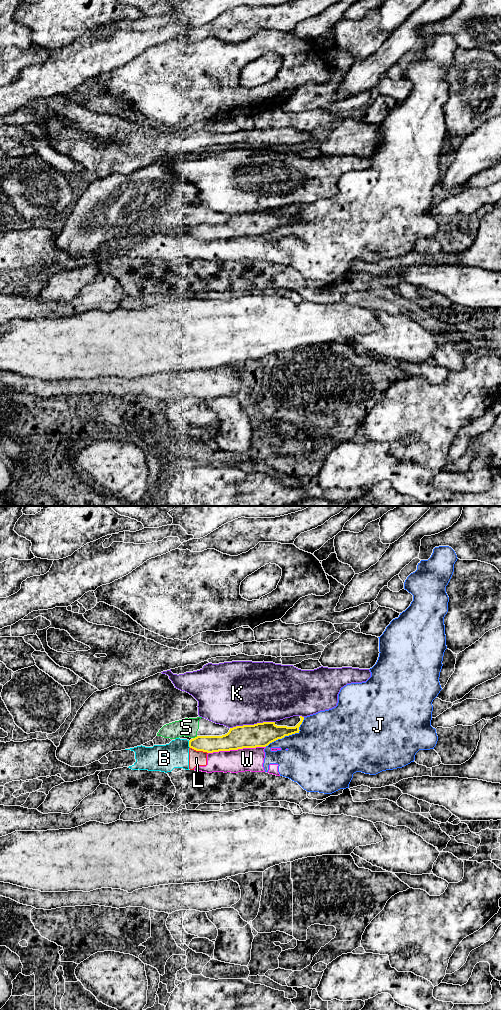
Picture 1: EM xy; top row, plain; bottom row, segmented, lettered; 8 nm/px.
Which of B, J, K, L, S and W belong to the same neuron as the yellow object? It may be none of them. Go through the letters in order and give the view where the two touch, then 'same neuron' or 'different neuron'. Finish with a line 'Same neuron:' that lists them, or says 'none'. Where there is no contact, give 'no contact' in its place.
B: contact in xy; different neuron
J: contact in xy; different neuron
K: contact in xy; different neuron
L: contact in xy; different neuron
S: contact in xy; different neuron
W: contact in xy; different neuron
Same neuron: none

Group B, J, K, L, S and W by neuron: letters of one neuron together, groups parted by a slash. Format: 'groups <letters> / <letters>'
groups B J L W / K / S

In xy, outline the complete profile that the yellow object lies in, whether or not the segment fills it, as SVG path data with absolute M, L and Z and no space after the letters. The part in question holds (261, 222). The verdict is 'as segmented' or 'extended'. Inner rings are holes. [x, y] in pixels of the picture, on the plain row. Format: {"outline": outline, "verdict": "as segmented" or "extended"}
{"outline": "M300 204L301 209L295 215L277 214L275 210L263 210L254 213L243 213L230 216L229 220L222 224L197 224L189 229L189 235L196 239L207 241L238 238L243 236L266 235L270 231L282 227L295 221L299 221L299 215L304 205Z", "verdict": "as segmented"}

